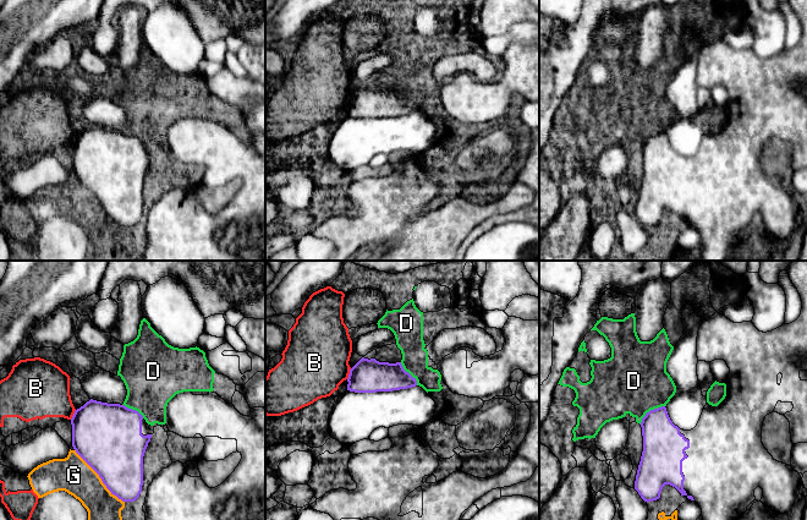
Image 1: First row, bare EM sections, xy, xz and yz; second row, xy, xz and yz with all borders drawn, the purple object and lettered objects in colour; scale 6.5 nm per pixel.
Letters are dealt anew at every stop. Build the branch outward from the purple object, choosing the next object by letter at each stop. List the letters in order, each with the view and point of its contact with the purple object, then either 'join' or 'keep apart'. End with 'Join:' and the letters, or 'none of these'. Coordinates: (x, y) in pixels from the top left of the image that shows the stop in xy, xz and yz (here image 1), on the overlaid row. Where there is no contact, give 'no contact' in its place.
B: xz (350, 373) | keep apart
D: yz (651, 410) | keep apart
G: xy (99, 476) | keep apart
Join: none of these

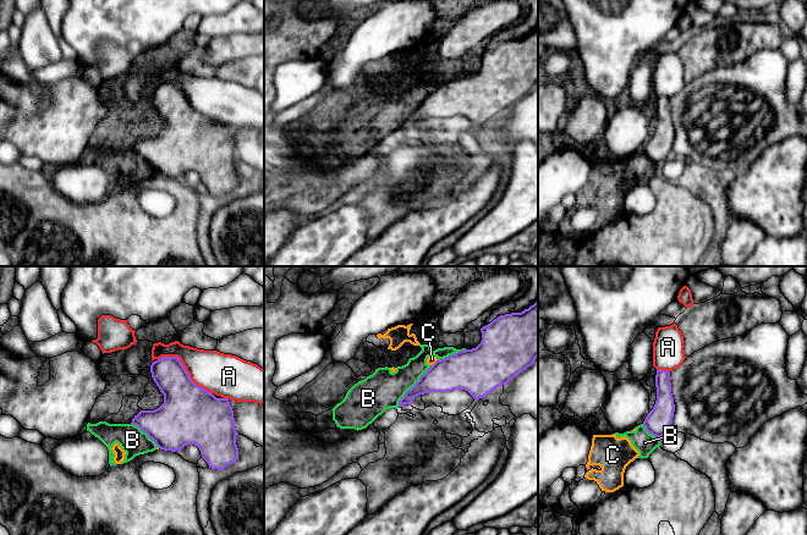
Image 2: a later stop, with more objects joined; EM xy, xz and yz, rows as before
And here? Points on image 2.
A: xy (185, 369) | keep apart
B: xz (413, 386) | keep apart
C: xz (434, 363) | keep apart
Join: none of these

